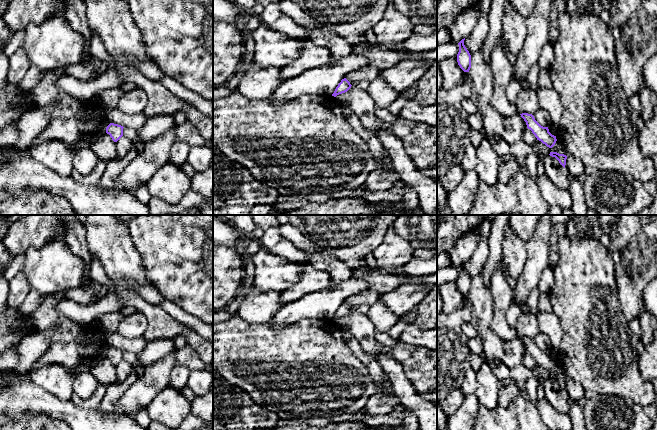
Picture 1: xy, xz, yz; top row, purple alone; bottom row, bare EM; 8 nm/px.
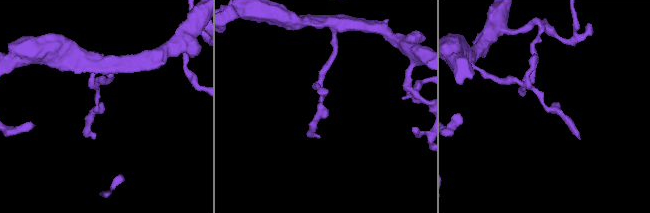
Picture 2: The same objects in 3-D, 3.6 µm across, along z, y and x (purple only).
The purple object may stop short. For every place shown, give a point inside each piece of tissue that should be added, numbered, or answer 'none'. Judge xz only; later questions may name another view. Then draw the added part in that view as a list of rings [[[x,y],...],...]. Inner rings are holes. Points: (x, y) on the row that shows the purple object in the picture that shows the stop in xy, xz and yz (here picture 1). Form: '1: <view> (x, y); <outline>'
none

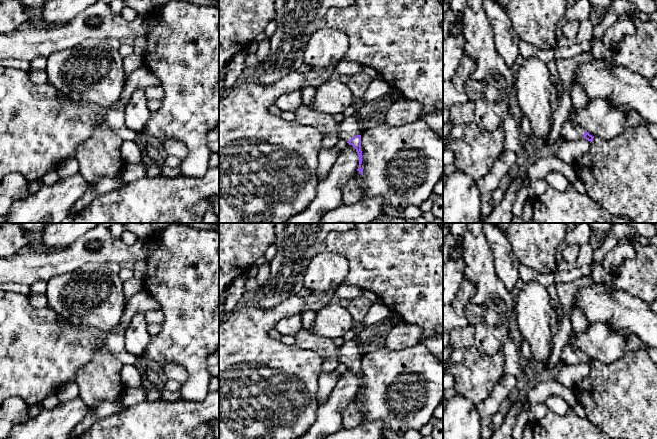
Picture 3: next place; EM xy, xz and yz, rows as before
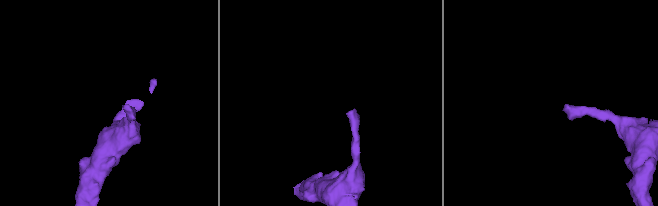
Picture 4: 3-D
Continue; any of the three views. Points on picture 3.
1: xz (348, 128); [[[355,116],[346,117],[343,121],[338,122],[338,129],[341,143],[347,143],[354,136],[361,134]]]

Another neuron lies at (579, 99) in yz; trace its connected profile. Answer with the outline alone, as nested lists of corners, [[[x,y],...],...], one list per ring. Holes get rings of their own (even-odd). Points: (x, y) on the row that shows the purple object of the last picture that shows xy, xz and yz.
[[[573,80],[570,89],[572,106],[576,109],[581,109],[585,107],[588,102],[588,98],[584,91],[584,87],[577,81]]]

